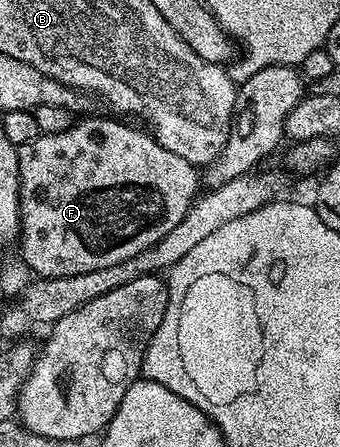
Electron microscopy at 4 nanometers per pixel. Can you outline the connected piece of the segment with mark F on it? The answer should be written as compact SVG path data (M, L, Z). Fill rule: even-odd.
M84 116L79 120L73 121L72 127L63 130L57 134L41 134L38 140L30 140L30 144L19 147L16 151L18 156L18 168L20 169L20 236L18 239L18 247L20 246L19 257L29 267L33 275L41 278L57 278L58 276L78 276L86 272L94 272L94 268L106 268L110 264L122 264L122 260L130 260L130 256L138 256L138 252L142 252L146 248L150 248L158 240L162 240L162 236L166 236L166 232L170 232L170 228L174 228L174 224L178 224L186 216L186 212L192 207L193 202L198 197L198 191L201 189L202 182L198 177L197 167L190 165L186 160L182 160L182 156L174 156L174 152L166 152L166 148L162 148L162 144L158 144L151 133L145 132L143 129L135 130L132 126L127 126L127 121L116 120L114 122L110 118L92 118L93 116Z

